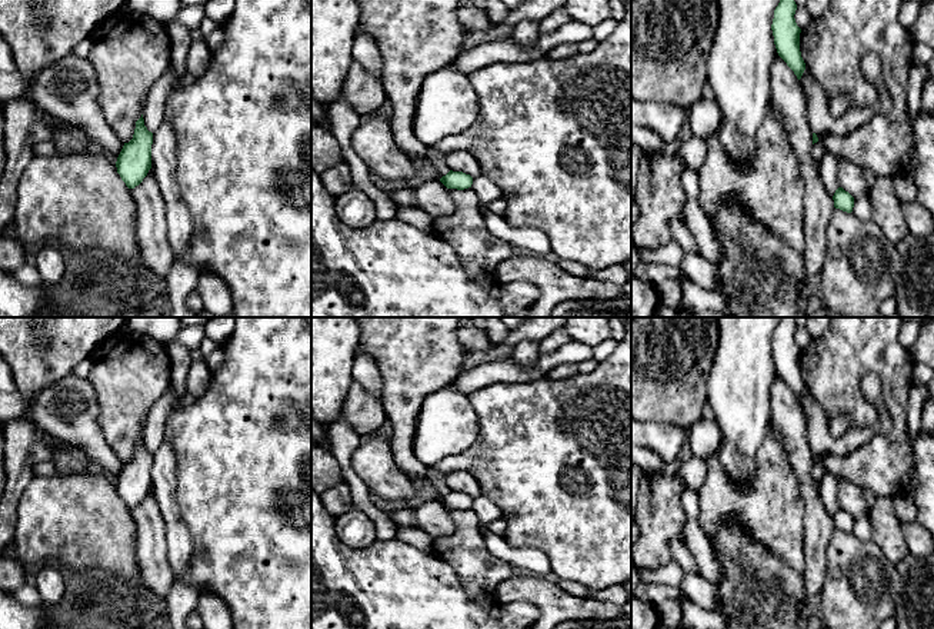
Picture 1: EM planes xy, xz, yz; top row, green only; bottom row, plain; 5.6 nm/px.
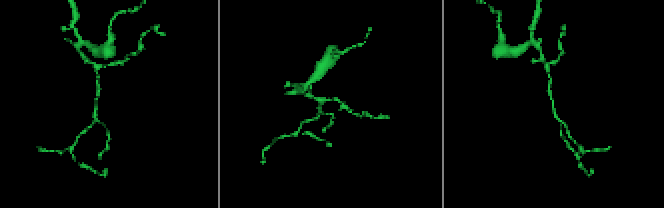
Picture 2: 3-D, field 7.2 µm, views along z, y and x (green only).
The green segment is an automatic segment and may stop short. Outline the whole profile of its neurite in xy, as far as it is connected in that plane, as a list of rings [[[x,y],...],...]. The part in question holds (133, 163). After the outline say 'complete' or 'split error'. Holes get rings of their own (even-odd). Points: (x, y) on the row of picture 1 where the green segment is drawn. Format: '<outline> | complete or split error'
[[[143,114],[136,122],[133,139],[124,143],[117,162],[117,173],[129,189],[139,186],[151,169],[153,133],[144,126]]] | complete

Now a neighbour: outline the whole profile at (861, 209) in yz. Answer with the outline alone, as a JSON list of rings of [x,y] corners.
[[[867,194],[854,197],[854,207],[851,212],[857,219],[868,222],[873,219],[871,203]]]

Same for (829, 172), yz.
[[[827,153],[820,167],[820,177],[823,179],[823,184],[831,197],[834,196],[835,190],[840,187],[838,183],[840,159],[841,159],[840,154]]]

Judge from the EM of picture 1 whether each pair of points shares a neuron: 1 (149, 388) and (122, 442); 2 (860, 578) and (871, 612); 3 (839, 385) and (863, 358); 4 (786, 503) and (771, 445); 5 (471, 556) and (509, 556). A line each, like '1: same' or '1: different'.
1: same
2: same
3: same
4: same
5: different

